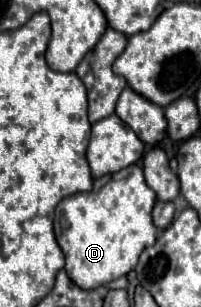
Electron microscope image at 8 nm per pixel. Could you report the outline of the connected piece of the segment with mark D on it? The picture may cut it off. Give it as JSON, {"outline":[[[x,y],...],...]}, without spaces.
{"outline":[[[140,165],[94,179],[92,191],[62,199],[56,207],[54,233],[66,257],[68,277],[82,289],[96,289],[128,275],[136,267],[140,253],[158,237],[152,223],[154,203],[156,193],[146,185]]]}

